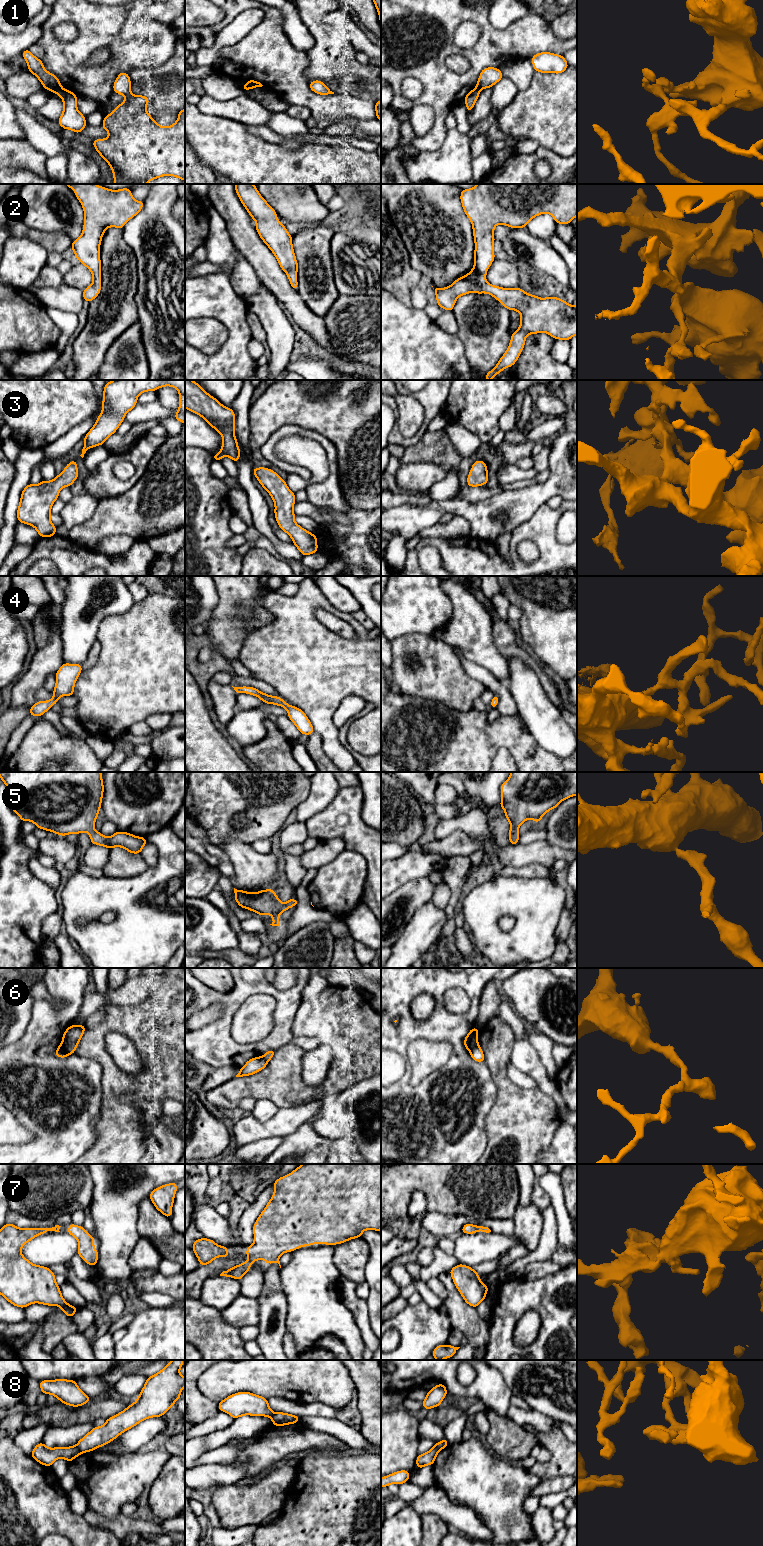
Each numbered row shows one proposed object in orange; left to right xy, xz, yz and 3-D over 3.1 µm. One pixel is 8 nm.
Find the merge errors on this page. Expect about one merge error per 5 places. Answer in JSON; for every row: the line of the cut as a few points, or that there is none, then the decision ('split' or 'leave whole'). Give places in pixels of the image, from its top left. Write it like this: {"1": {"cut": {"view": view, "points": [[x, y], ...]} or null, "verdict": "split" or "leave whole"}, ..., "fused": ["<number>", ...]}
{"1": {"cut": {"view": "xy", "points": [[61, 87], [51, 90]]}, "verdict": "split"}, "2": {"cut": null, "verdict": "leave whole"}, "3": {"cut": null, "verdict": "leave whole"}, "4": {"cut": null, "verdict": "leave whole"}, "5": {"cut": null, "verdict": "leave whole"}, "6": {"cut": {"view": "xy", "points": [[62, 1042], [63, 1046], [70, 1053]]}, "verdict": "split"}, "7": {"cut": null, "verdict": "leave whole"}, "8": {"cut": {"view": "xy", "points": [[75, 1446], [81, 1452]]}, "verdict": "split"}, "fused": ["1", "6", "8"]}

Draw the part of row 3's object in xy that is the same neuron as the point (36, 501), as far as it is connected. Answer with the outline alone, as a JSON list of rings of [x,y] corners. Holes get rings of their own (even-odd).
[[[73,460],[53,480],[28,484],[21,493],[18,522],[33,526],[40,537],[56,535],[56,526],[50,520],[52,505],[58,499],[60,490],[71,486],[78,475],[77,461]]]

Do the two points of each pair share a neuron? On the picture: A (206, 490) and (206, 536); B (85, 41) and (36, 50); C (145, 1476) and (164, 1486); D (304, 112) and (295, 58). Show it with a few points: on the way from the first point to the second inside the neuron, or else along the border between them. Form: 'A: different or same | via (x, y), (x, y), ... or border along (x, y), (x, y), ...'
A: same | via (206, 501), (206, 525)
B: different | border along (37, 43), (44, 52), (42, 59)
C: different | border along (167, 1461), (150, 1487)
D: different | border along (289, 104), (306, 106), (312, 114)

